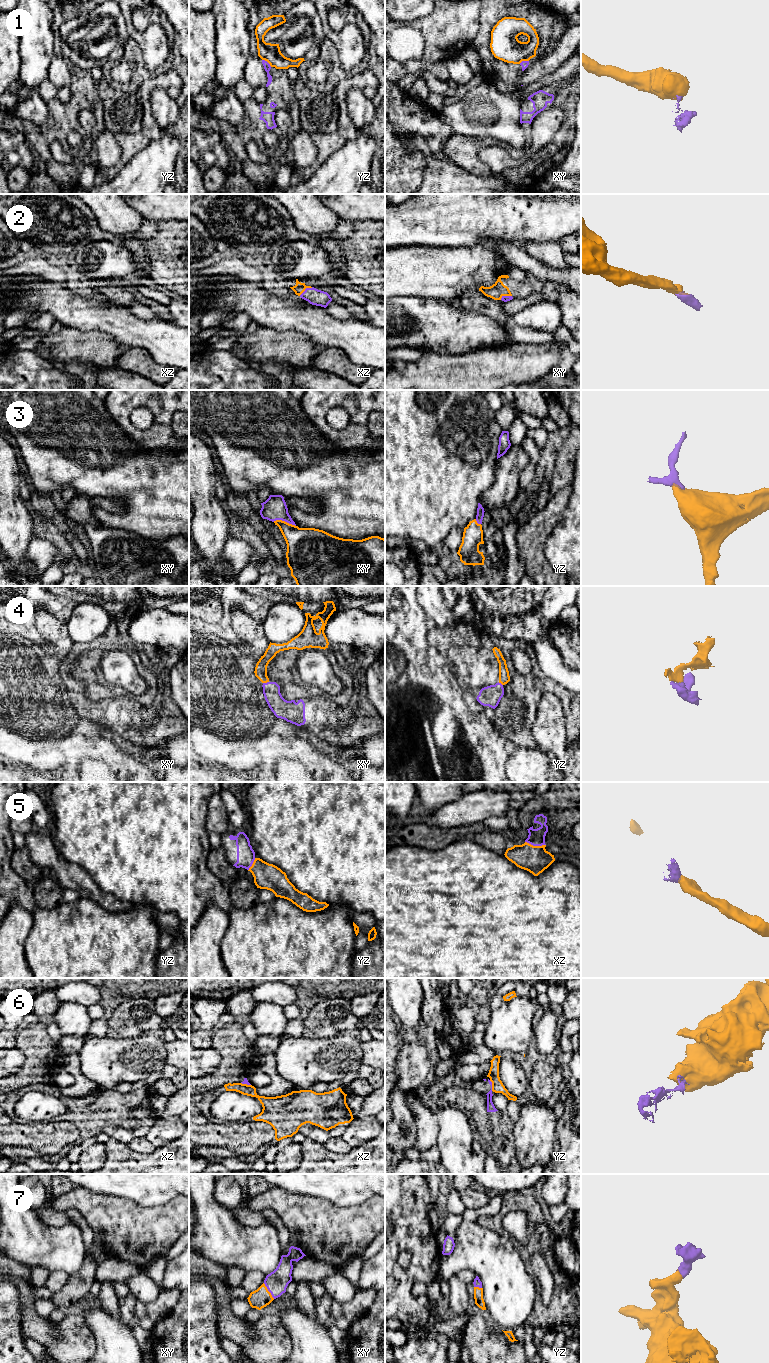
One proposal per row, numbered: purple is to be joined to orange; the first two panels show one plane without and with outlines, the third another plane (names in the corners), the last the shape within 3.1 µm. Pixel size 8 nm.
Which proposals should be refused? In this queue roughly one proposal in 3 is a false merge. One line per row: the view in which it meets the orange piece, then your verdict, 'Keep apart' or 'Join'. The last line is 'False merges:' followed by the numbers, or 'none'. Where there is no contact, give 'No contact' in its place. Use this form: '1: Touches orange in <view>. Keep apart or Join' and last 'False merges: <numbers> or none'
1: Touches orange in yz. Keep apart
2: Touches orange in xz. Join
3: Touches orange in xy. Join
4: Touches orange in xy. Join
5: Touches orange in xz. Join
6: Touches orange in yz. Keep apart
7: Touches orange in xy. Join
False merges: 1, 6

